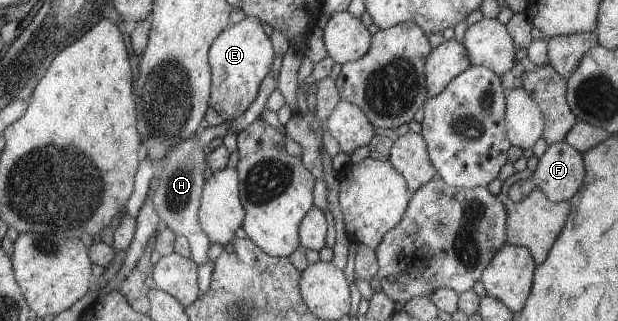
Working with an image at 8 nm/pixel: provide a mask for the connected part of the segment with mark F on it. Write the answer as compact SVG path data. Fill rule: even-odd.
M569 142L549 145L530 177L530 185L545 192L550 201L570 201L585 185L584 155Z

